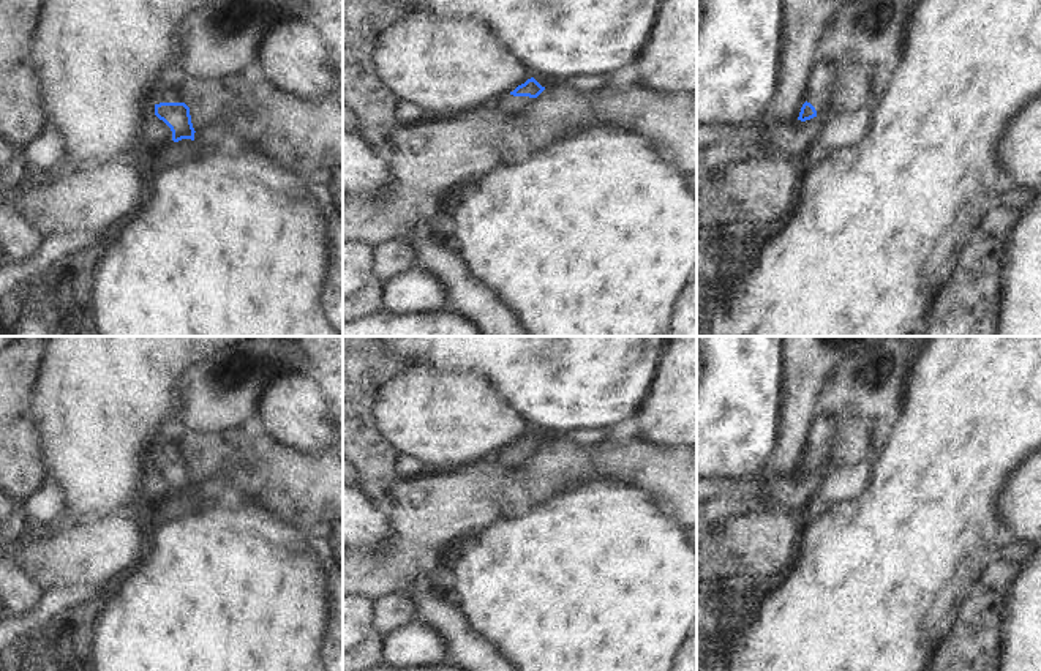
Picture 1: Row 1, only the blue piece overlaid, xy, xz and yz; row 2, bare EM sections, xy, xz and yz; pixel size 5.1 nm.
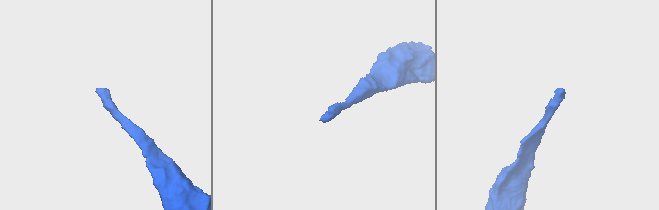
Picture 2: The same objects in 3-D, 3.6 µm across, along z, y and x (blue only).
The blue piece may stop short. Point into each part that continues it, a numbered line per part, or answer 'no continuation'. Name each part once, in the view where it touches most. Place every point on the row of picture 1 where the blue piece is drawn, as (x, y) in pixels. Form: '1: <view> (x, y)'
1: xy (171, 89).

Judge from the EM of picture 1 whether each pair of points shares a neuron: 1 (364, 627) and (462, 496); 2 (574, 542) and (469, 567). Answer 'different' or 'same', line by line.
1: different
2: same

